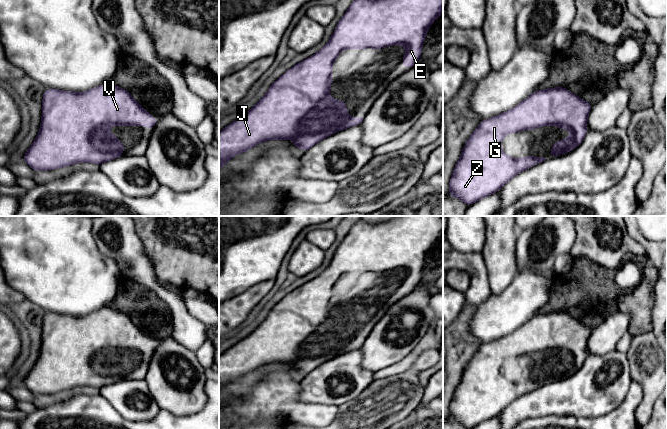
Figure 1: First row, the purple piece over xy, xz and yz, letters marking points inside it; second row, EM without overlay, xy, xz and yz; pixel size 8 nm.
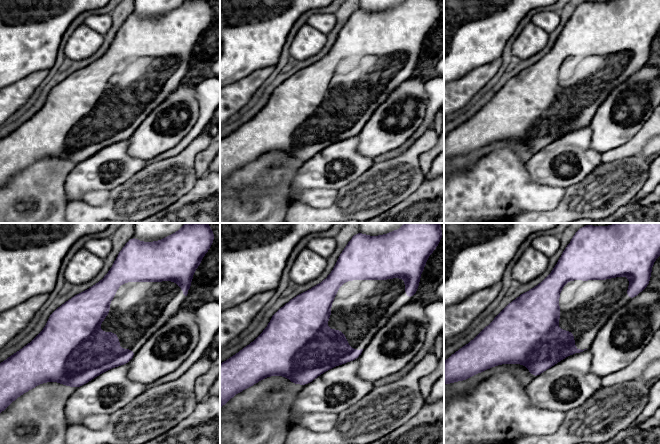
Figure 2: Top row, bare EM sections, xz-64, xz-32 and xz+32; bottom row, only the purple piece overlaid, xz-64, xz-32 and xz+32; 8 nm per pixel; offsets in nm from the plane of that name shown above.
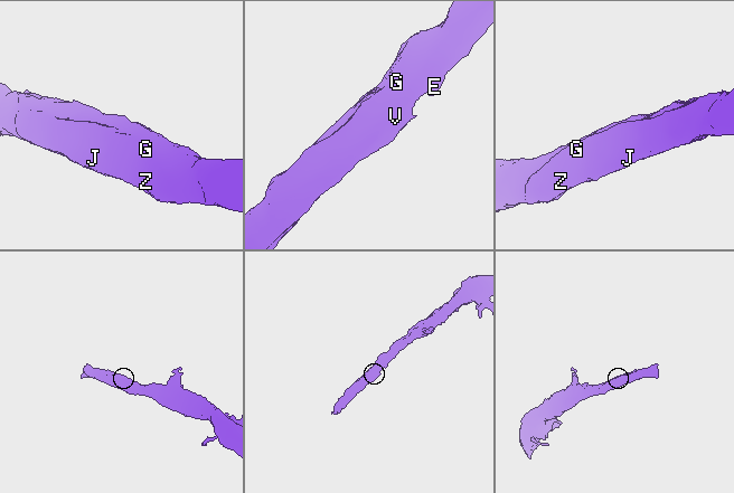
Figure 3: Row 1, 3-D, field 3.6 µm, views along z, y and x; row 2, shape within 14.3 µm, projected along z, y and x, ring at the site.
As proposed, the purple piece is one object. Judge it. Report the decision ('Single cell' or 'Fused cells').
Single cell

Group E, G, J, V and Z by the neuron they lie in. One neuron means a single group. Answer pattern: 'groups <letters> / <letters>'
groups E G J V Z

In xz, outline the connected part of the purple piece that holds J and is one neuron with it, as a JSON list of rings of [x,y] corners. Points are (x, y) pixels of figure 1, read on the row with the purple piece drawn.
[[[354,0],[322,49],[287,70],[271,85],[254,107],[219,132],[219,167],[226,168],[227,161],[235,155],[249,151],[255,145],[268,140],[292,139],[293,147],[297,146],[305,152],[327,136],[362,123],[364,117],[348,116],[345,101],[329,96],[332,85],[332,66],[338,54],[345,49],[382,49],[391,45],[403,45],[406,48],[406,54],[402,59],[402,66],[410,69],[420,58],[427,30],[442,11],[443,0]]]

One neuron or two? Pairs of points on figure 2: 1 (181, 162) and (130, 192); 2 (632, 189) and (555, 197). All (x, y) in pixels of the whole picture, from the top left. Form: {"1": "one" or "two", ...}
{"1": "one", "2": "two"}

